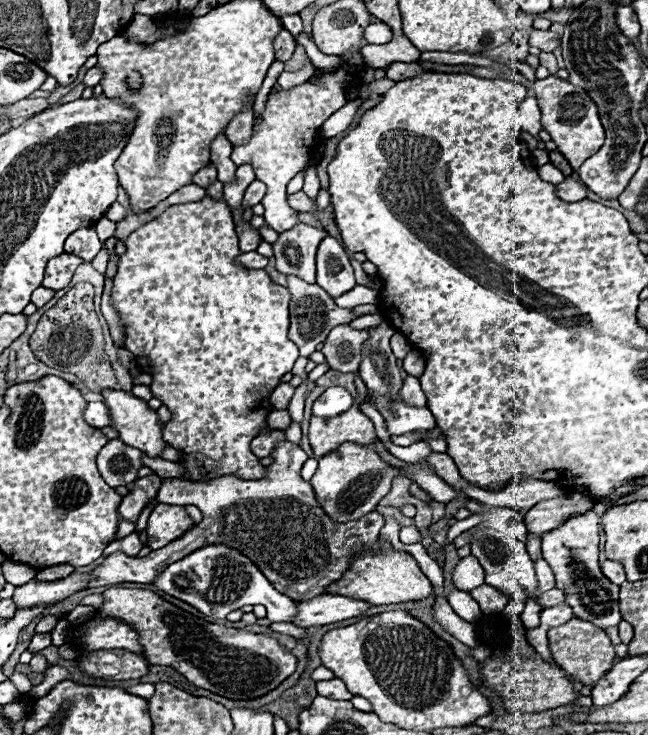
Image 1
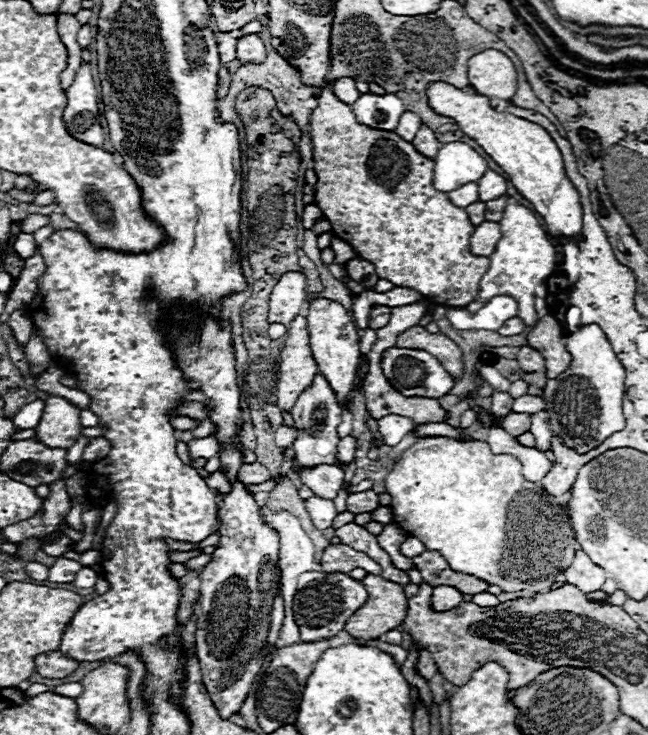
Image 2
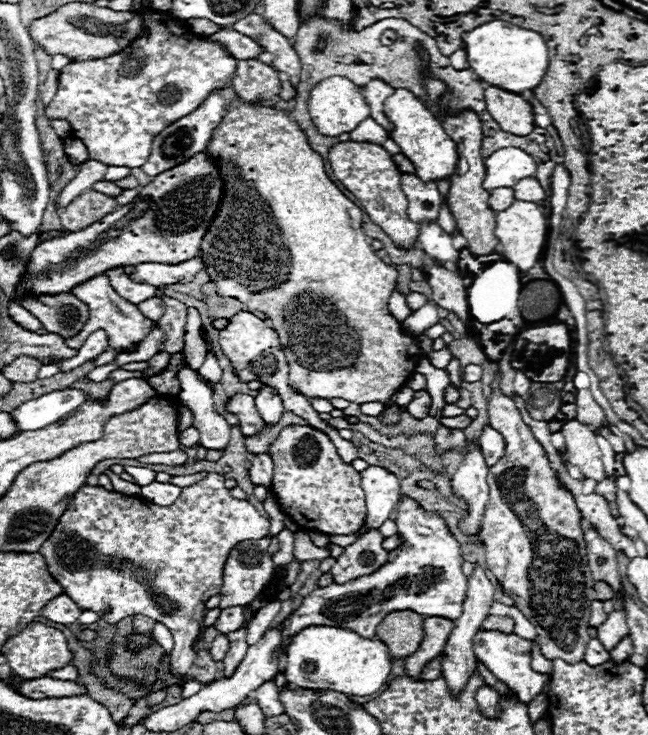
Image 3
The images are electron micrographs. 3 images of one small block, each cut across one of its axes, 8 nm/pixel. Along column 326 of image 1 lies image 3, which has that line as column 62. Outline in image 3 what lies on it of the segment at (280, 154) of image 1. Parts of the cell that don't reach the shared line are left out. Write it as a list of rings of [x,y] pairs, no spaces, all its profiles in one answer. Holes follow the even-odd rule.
[[[154,8],[138,10],[136,14],[144,22],[144,32],[122,52],[108,58],[70,62],[64,66],[58,78],[58,92],[46,106],[46,116],[50,120],[66,118],[72,126],[70,134],[86,144],[90,160],[98,160],[106,166],[142,166],[150,156],[154,136],[160,134],[160,130],[164,130],[170,122],[176,122],[178,118],[196,110],[212,92],[230,88],[236,72],[236,60],[226,46],[208,42],[204,36],[194,34],[172,14],[158,12]]]

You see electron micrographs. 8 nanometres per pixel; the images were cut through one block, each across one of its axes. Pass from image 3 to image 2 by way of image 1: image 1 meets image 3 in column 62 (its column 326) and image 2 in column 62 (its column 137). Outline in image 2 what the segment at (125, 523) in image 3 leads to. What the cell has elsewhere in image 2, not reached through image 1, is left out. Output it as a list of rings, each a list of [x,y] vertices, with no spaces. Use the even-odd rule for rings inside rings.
[[[56,558],[54,566],[50,566],[50,574],[48,580],[50,582],[74,582],[76,572],[82,566],[76,560],[68,560],[68,558]]]

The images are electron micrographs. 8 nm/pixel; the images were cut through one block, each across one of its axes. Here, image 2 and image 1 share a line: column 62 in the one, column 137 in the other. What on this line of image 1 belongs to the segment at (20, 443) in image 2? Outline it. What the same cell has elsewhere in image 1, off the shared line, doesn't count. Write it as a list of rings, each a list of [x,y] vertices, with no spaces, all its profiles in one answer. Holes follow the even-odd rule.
[[[110,440],[96,458],[98,470],[102,478],[108,482],[108,486],[126,486],[134,482],[138,476],[138,470],[142,466],[140,462],[142,452],[138,448],[126,446],[120,440]]]

